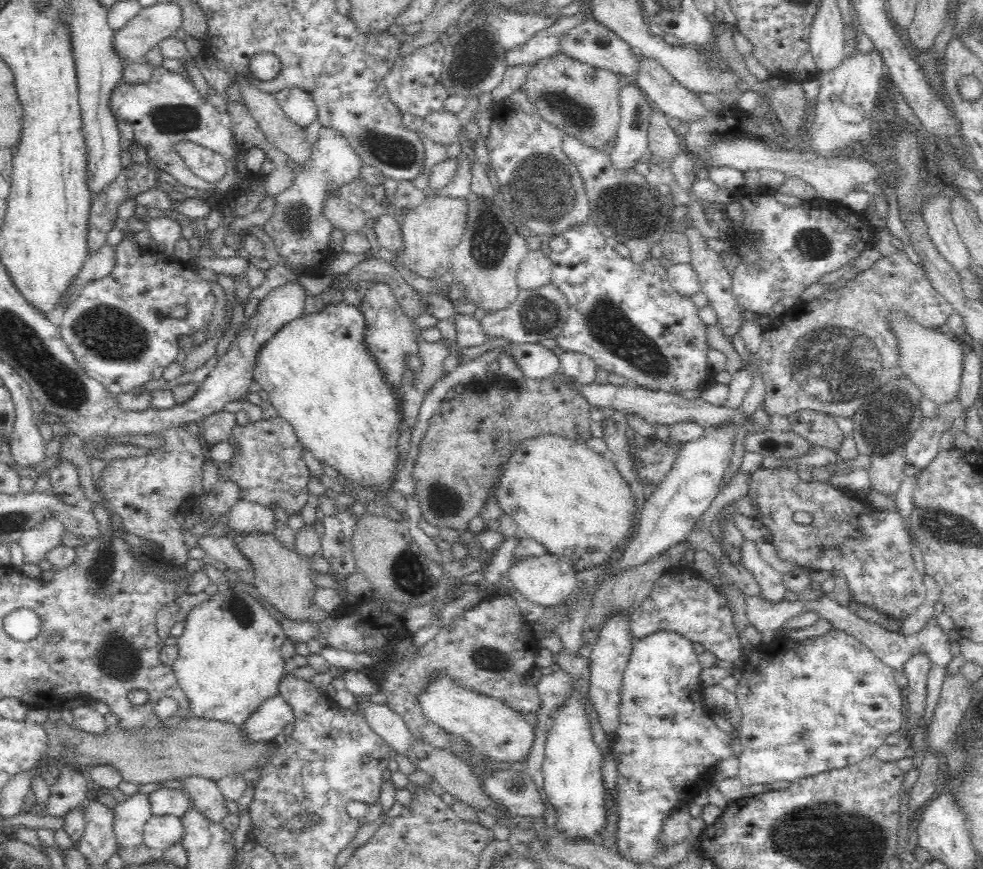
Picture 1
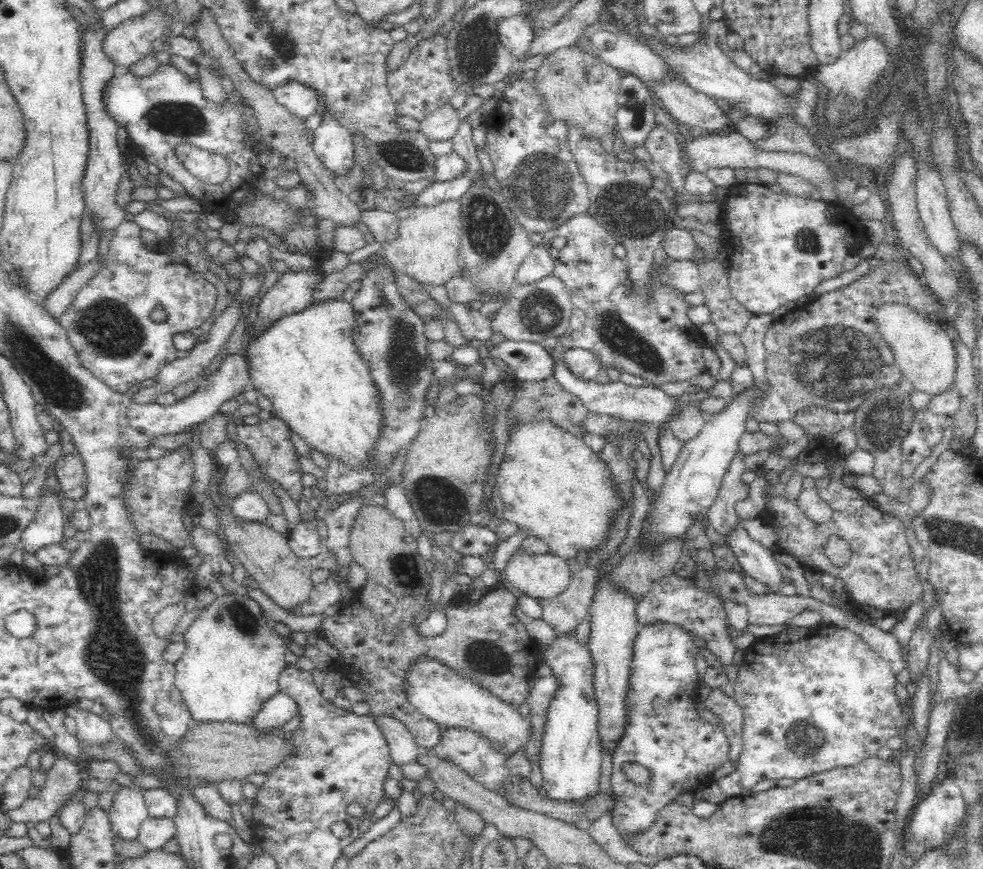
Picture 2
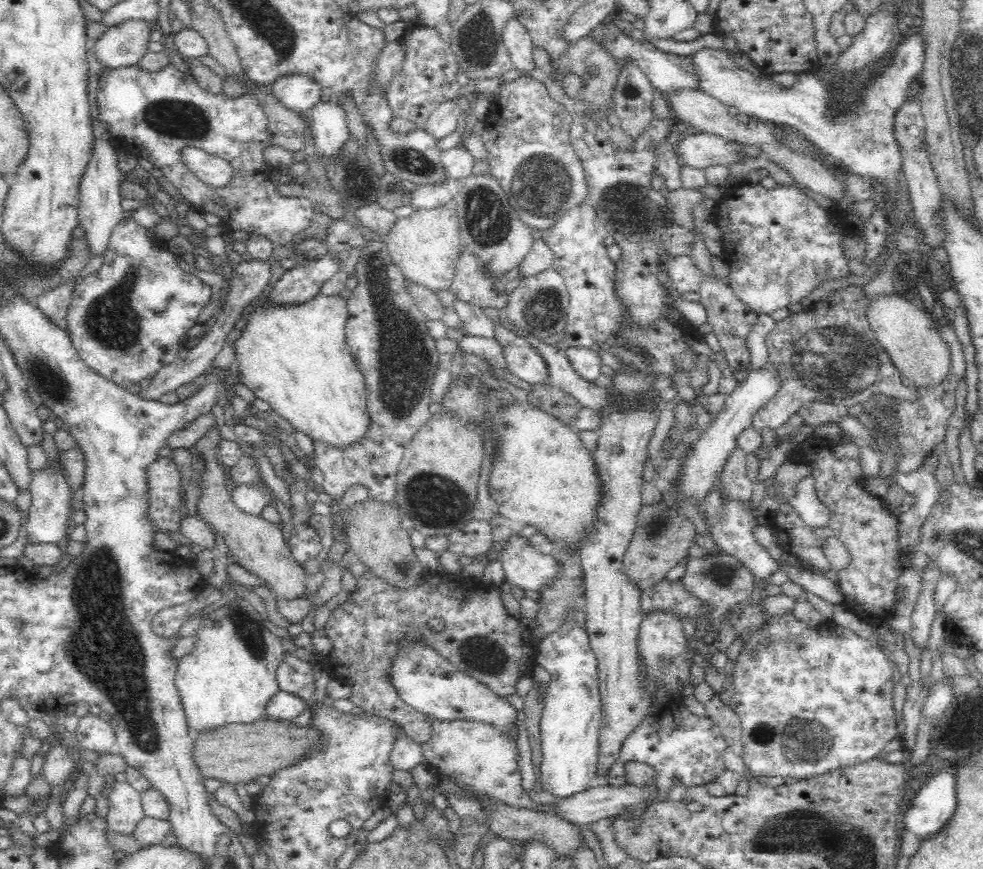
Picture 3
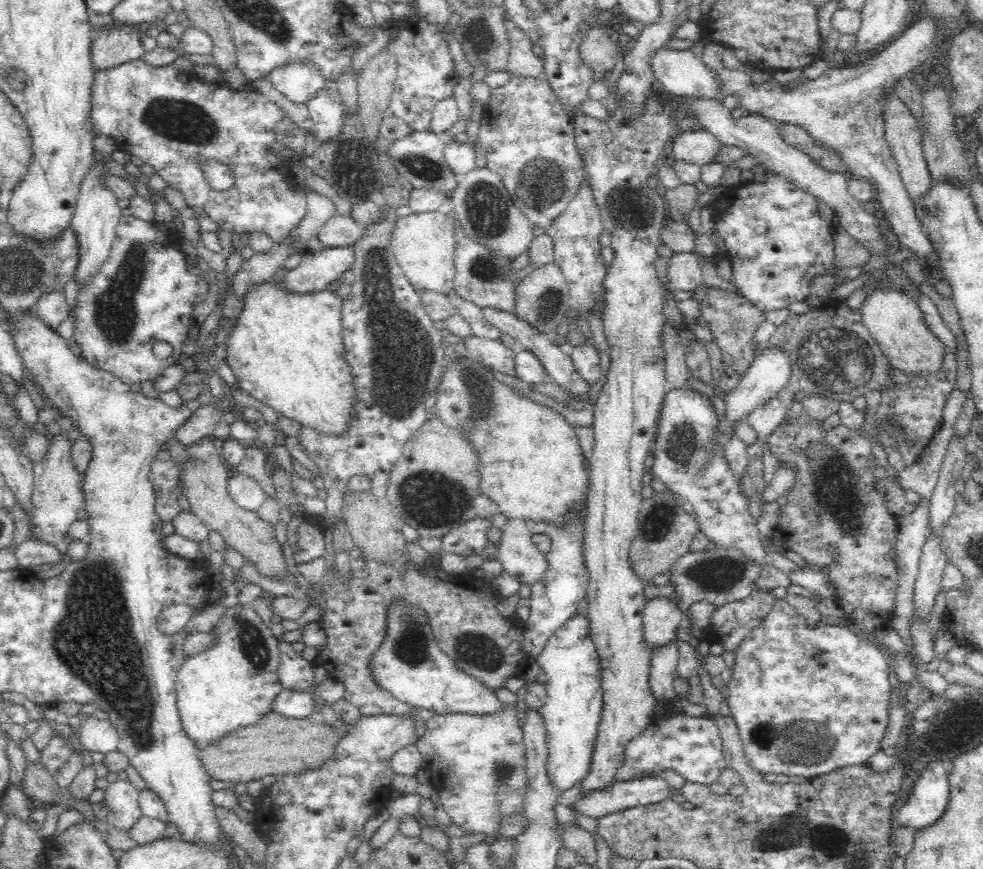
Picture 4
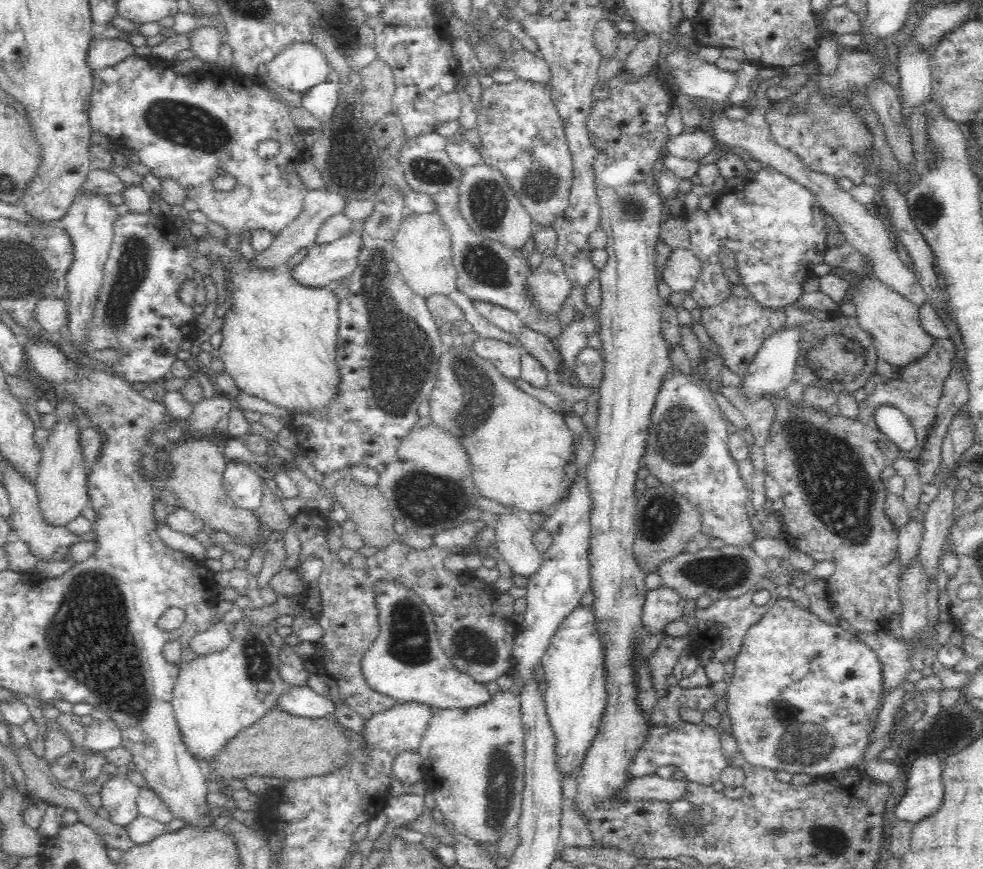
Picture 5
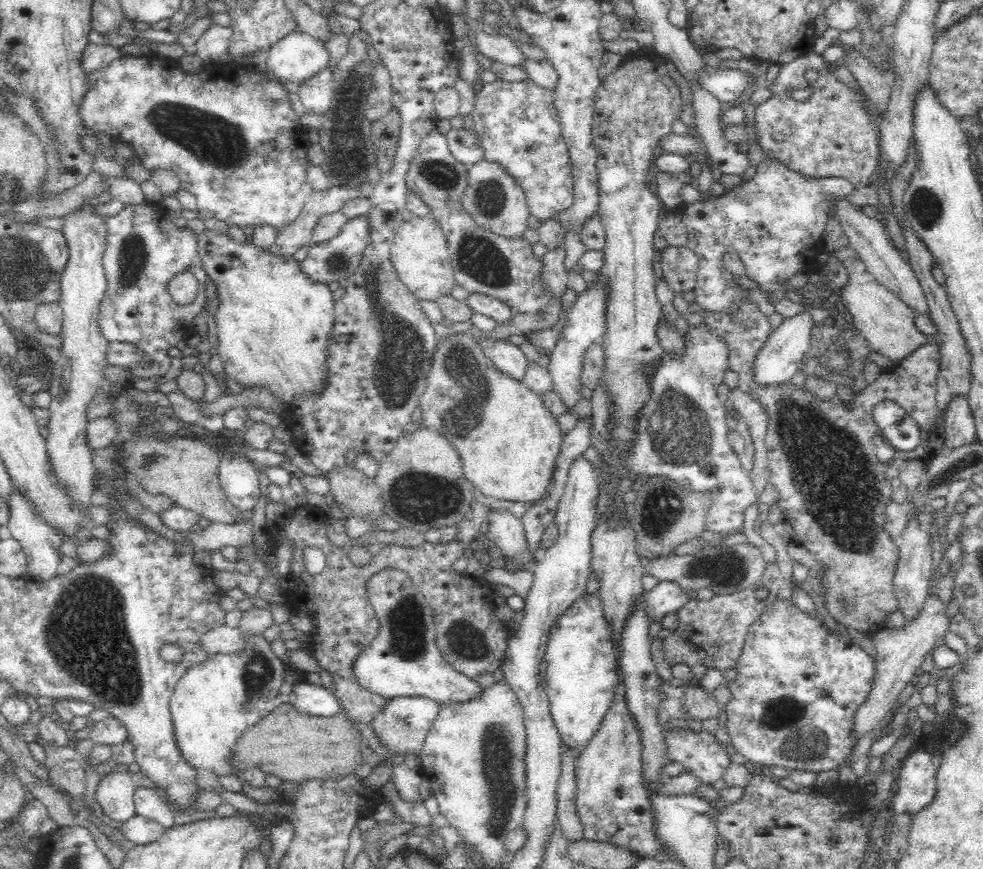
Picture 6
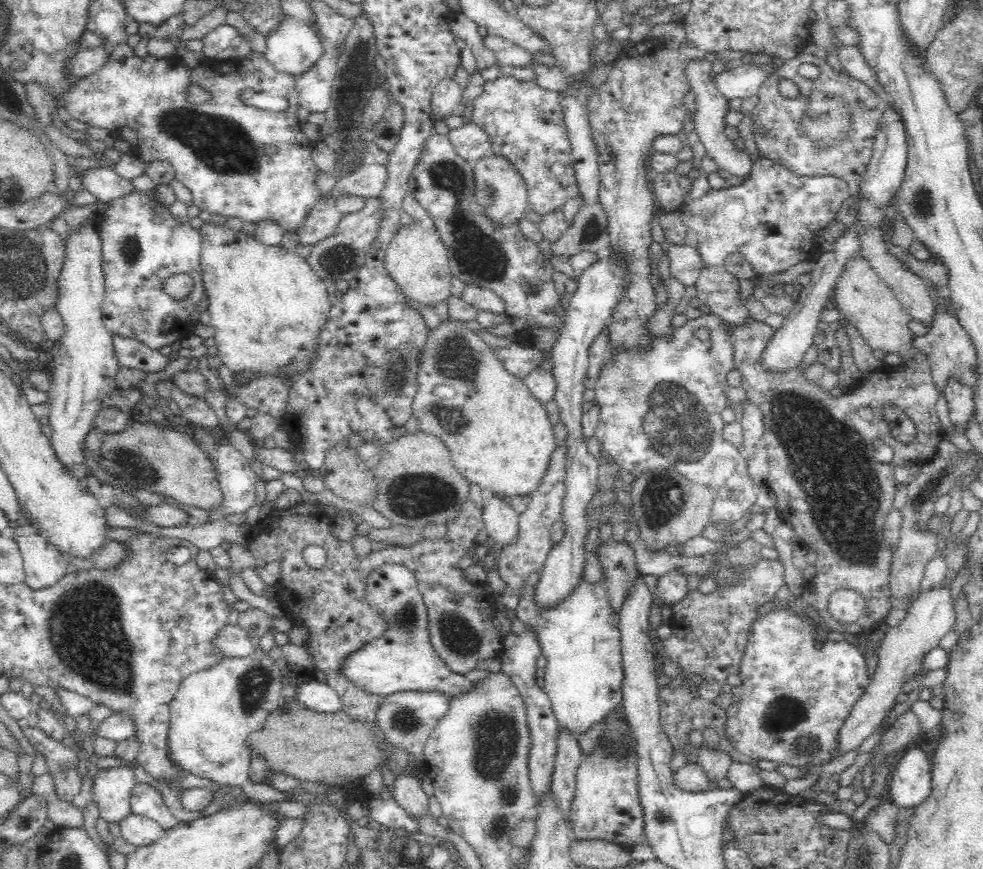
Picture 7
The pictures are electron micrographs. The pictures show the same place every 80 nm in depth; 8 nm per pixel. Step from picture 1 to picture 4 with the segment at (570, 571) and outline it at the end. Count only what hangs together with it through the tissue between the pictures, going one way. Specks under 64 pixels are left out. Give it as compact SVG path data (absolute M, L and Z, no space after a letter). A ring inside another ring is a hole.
M507 519L501 531L500 542L494 550L504 572L520 584L532 586L540 582L550 570L550 563L534 546L526 522Z

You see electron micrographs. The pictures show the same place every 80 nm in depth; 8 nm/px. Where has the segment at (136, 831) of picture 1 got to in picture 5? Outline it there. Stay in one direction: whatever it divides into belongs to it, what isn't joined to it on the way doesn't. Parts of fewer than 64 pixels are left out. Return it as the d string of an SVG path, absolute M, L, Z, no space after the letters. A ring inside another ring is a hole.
M115 774L97 789L101 796L101 806L109 812L109 819L114 824L125 828L139 815L137 807L139 789L123 774Z

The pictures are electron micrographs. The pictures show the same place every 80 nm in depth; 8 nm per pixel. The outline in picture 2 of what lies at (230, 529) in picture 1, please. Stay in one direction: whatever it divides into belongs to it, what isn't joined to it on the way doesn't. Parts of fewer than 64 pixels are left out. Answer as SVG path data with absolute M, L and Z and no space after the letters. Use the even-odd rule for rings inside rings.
M250 489L236 496L230 504L230 509L234 518L239 518L240 522L246 524L267 524L266 520L271 514L264 499Z

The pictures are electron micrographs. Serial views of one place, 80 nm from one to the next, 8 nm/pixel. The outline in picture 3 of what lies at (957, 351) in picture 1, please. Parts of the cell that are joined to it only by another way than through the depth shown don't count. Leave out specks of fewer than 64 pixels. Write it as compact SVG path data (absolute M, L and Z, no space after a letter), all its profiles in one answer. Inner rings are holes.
M878 296L868 308L870 327L899 372L917 388L940 386L951 374L952 355L930 315L900 296Z

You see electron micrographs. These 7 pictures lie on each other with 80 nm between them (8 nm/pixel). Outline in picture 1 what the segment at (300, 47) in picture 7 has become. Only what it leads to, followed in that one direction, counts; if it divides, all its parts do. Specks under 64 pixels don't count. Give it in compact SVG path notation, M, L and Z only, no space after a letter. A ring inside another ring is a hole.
M294 87L280 90L274 96L286 118L298 128L305 130L312 122L316 122L317 107L307 92Z

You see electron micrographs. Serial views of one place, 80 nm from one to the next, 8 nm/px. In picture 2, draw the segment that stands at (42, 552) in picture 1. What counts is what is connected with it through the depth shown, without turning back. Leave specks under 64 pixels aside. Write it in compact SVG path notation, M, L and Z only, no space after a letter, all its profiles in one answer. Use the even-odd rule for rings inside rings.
M45 487L38 499L42 501L40 510L34 516L34 520L28 524L28 528L21 532L20 537L20 544L24 546L23 549L30 556L36 555L40 549L45 549L46 546L61 543L64 526L66 526L58 495L54 495L52 491L48 490L48 487Z

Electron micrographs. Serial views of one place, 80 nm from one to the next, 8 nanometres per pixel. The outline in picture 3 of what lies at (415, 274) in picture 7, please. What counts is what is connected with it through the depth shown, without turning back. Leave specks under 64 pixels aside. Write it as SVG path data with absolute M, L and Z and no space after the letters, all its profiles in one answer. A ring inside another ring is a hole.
M440 206L413 210L407 218L400 218L388 236L383 237L390 260L404 277L436 292L449 290L454 279L457 261L464 248L460 238L459 217L456 208Z

